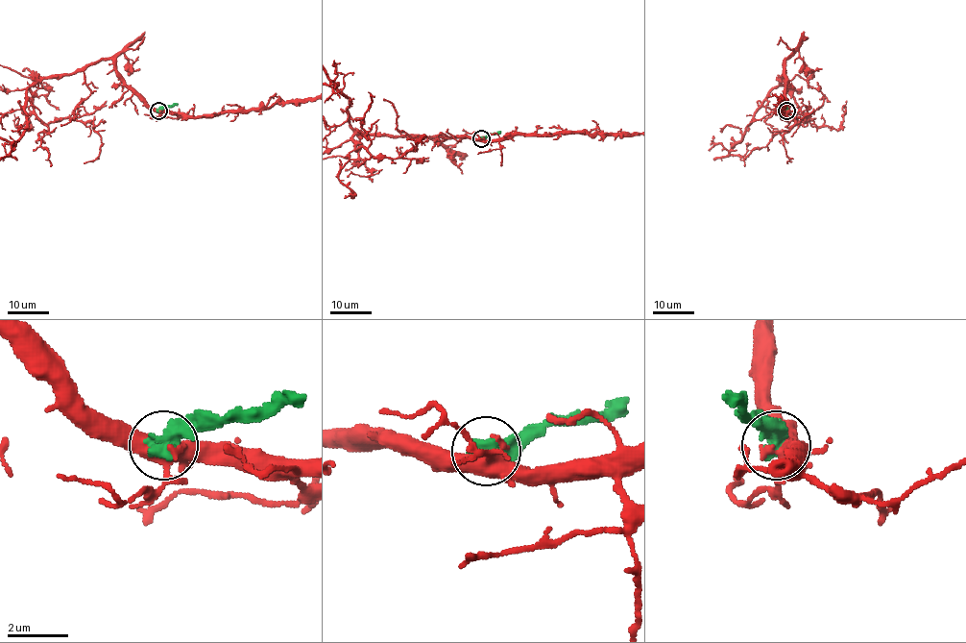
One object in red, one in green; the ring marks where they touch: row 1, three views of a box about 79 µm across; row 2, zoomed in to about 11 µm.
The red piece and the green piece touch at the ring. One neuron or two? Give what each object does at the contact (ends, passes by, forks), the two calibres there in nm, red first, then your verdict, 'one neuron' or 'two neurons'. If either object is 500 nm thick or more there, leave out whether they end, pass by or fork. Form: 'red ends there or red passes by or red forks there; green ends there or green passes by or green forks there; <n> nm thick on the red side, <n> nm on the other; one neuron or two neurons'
460 nm thick on the red side, 600 nm on the other; two neurons

